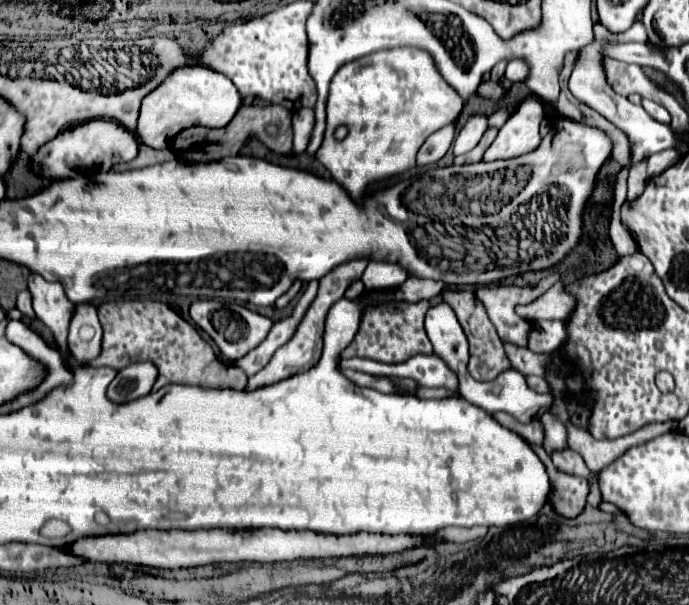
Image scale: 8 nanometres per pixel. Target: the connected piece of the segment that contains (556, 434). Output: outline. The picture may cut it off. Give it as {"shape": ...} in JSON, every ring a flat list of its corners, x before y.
{"shape":[[550,412,542,416,542,424,544,424,544,434,546,434,544,450,552,454,554,450,566,448,566,428]]}

